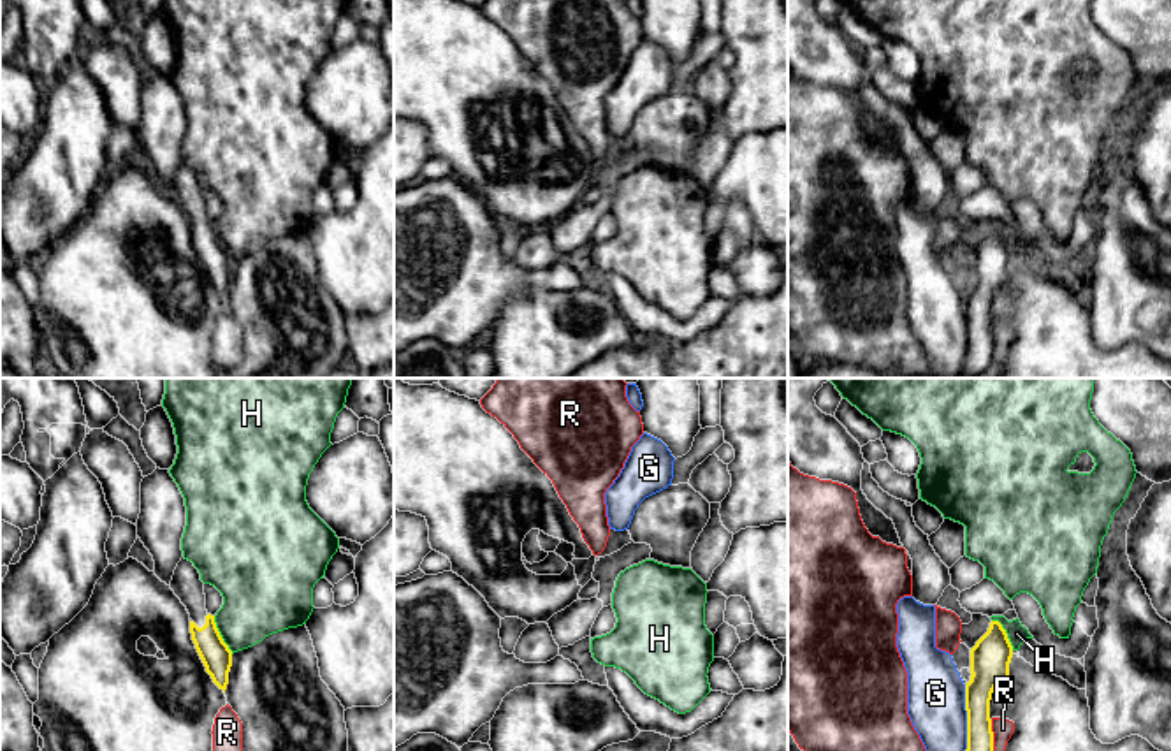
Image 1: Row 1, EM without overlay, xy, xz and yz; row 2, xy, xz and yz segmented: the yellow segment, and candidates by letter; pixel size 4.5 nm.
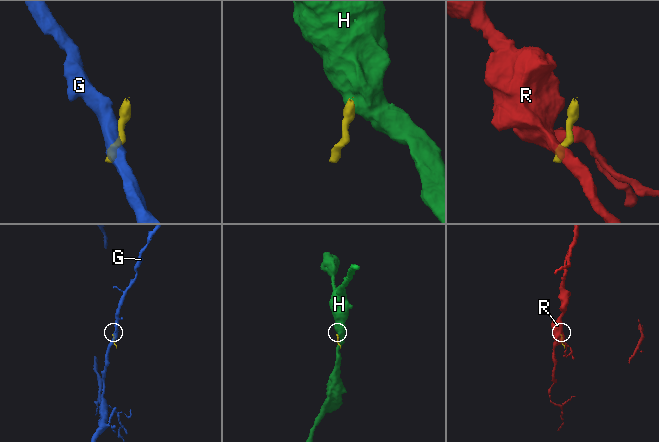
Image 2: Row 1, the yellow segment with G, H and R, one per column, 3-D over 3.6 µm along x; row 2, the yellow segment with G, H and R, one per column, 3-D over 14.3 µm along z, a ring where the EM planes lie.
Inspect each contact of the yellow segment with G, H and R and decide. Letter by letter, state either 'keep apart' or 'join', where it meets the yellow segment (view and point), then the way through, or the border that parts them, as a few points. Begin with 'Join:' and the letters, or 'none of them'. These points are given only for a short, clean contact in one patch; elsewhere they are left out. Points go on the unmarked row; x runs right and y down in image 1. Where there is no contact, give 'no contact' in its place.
Join: none of them
G: keep apart; contact yz (967, 335); border yz (966, 291), (966, 359), (955, 377)
H: keep apart; contact xy (220, 241); border xy (213, 222), (222, 247), (232, 259)
R: keep apart; contact yz (992, 347); border yz (990, 326), (992, 363), (996, 366)

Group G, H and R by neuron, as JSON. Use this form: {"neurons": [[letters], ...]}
{"neurons": [["G"], ["H"], ["R"]]}

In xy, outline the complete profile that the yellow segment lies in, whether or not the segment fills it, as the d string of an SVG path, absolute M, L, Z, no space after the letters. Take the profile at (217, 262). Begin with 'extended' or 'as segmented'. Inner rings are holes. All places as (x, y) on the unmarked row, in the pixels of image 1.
extended; M181 164L174 176L171 195L190 220L192 246L206 273L206 278L225 299L232 273L232 257L223 248L216 234L215 222L206 216L204 188L200 186L200 179L192 167Z

